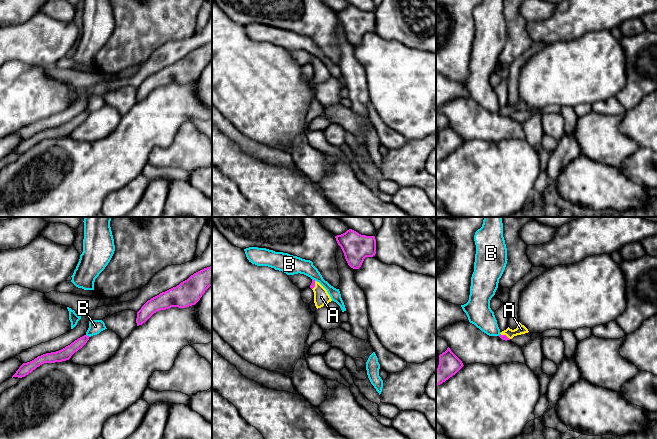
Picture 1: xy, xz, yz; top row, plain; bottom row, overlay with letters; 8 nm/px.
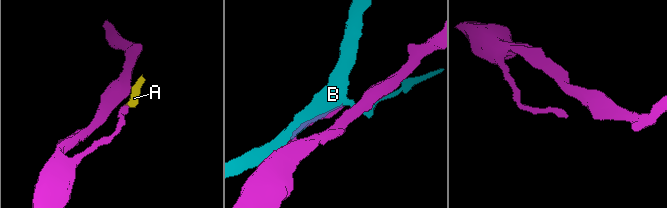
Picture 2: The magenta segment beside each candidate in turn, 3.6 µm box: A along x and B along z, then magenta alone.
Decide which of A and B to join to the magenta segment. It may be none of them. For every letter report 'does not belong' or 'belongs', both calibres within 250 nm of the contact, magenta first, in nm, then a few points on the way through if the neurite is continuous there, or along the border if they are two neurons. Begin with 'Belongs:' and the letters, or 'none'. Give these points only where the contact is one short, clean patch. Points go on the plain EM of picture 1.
Belongs: A
A: belongs | 50/80 nm | across yz (503, 113), (505, 111), (521, 105)
B: does not belong | 100/110 nm

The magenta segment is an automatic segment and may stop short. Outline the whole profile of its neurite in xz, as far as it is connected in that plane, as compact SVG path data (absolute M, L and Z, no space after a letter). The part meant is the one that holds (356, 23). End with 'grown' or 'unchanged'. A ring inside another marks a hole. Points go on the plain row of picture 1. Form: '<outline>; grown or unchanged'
M349 5L335 14L348 41L353 45L359 45L366 33L373 33L376 30L375 12L361 11Z; unchanged

